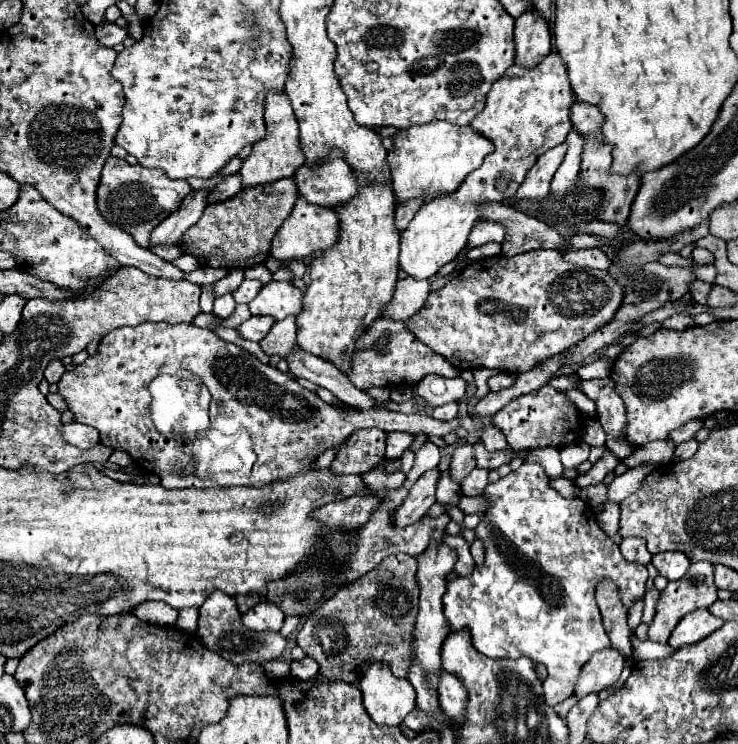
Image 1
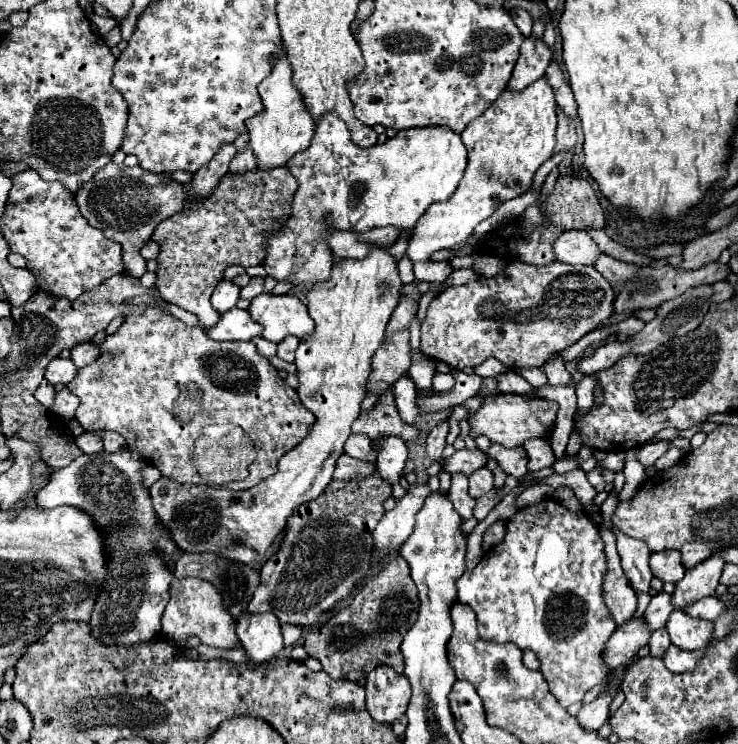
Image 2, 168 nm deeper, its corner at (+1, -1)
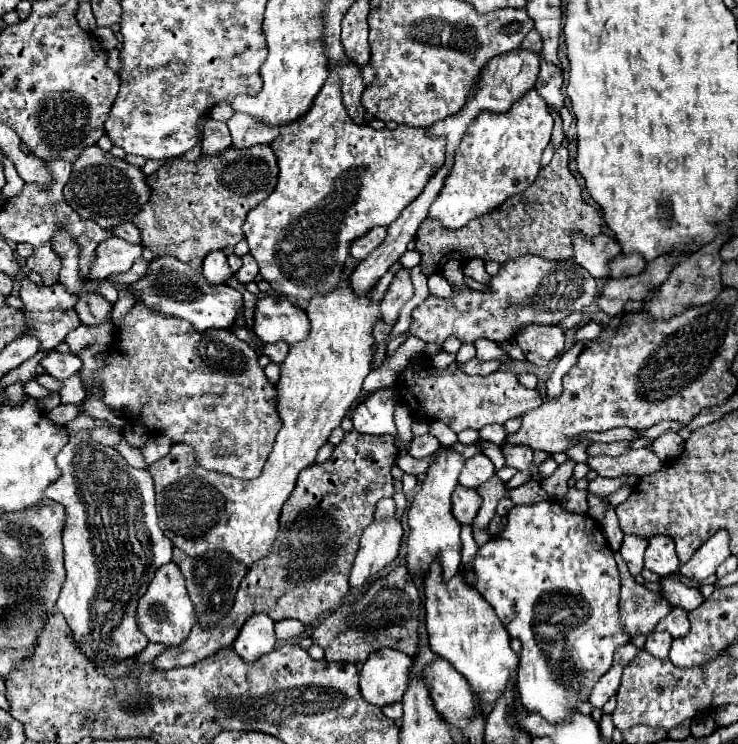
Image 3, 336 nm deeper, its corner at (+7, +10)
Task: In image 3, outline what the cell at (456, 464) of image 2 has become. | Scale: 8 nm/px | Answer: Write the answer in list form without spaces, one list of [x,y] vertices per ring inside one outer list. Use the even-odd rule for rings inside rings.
[[[402,452],[402,454],[398,456],[398,460],[396,460],[396,466],[398,466],[398,468],[404,472],[404,474],[418,476],[418,474],[424,474],[424,472],[428,470],[428,464],[430,464],[430,462],[432,462],[432,456],[416,460],[416,458],[408,456],[406,452]]]

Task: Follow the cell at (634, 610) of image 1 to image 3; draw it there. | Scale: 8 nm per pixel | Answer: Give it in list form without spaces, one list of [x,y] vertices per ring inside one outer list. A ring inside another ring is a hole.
[[[624,536],[620,554],[628,564],[628,570],[632,576],[638,576],[644,568],[644,550],[646,550],[646,538],[640,536]]]

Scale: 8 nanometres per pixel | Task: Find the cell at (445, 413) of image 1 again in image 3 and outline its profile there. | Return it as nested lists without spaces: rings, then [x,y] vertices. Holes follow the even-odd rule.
[[[424,434],[424,436],[416,436],[412,440],[408,454],[414,458],[426,458],[426,456],[434,454],[438,448],[440,448],[440,442],[432,434]]]

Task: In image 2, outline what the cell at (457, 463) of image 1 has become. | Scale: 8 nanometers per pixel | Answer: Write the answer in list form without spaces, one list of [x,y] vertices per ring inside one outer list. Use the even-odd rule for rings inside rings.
[[[454,473],[452,475],[452,487],[450,487],[448,499],[452,501],[454,509],[460,513],[462,519],[470,519],[472,517],[474,499],[468,495],[468,477],[466,475],[462,475],[462,473]]]

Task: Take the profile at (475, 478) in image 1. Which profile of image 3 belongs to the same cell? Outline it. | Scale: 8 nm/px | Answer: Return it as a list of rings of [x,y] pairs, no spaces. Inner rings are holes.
[[[478,454],[474,458],[468,458],[462,472],[460,472],[460,484],[466,488],[478,488],[480,484],[488,482],[496,474],[494,464],[488,456]]]

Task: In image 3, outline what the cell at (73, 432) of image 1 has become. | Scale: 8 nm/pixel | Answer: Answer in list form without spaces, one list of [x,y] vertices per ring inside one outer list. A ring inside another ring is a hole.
[[[96,428],[92,436],[96,442],[102,442],[104,446],[110,446],[110,448],[116,448],[122,440],[122,432],[118,428]]]

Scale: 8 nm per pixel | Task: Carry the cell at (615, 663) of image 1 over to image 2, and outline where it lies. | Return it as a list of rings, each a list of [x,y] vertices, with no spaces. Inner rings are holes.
[[[630,619],[630,623],[624,623],[618,627],[612,637],[606,643],[606,649],[602,653],[602,661],[606,663],[608,671],[616,671],[620,665],[630,663],[630,659],[638,653],[640,647],[644,647],[650,639],[650,631],[646,629],[646,623]]]

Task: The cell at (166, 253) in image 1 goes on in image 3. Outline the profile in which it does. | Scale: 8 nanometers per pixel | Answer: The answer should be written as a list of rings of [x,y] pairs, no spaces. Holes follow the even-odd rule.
[[[124,222],[124,224],[118,224],[110,230],[114,236],[130,242],[130,244],[140,244],[140,230],[132,224],[132,222]]]

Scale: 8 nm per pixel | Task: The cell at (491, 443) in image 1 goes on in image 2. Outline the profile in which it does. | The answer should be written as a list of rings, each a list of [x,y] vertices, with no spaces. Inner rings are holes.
[[[492,443],[490,449],[488,449],[488,457],[496,459],[498,465],[508,473],[508,475],[514,475],[516,479],[524,477],[528,473],[526,469],[526,451],[524,447],[512,447],[512,449],[506,449],[502,447],[500,443]]]

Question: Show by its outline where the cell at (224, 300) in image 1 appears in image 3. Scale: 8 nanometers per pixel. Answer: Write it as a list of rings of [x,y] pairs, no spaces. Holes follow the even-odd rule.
[[[212,250],[202,262],[202,270],[210,284],[224,284],[232,276],[224,250]]]

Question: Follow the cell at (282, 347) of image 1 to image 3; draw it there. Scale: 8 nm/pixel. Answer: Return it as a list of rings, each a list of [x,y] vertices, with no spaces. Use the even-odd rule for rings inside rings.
[[[280,342],[280,344],[266,344],[264,348],[262,348],[262,352],[264,352],[264,356],[268,356],[270,358],[270,362],[274,362],[274,364],[282,364],[282,360],[286,358],[286,354],[288,354],[288,346],[284,344],[284,342]]]

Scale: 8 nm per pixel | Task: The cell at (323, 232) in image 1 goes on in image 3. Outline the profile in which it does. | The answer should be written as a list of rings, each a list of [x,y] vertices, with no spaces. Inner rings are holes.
[[[372,228],[372,232],[368,232],[360,240],[354,240],[352,242],[350,254],[356,260],[364,260],[374,248],[378,248],[384,242],[384,238],[386,238],[386,230],[384,228]]]

